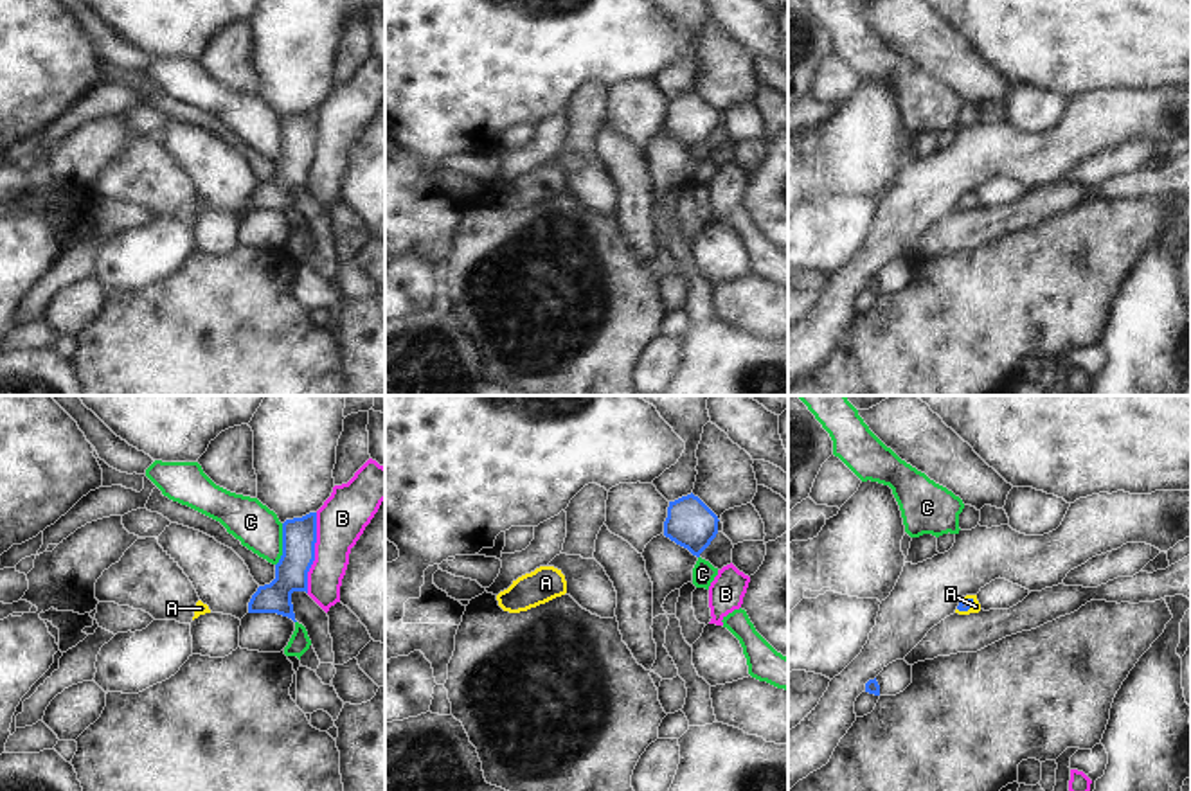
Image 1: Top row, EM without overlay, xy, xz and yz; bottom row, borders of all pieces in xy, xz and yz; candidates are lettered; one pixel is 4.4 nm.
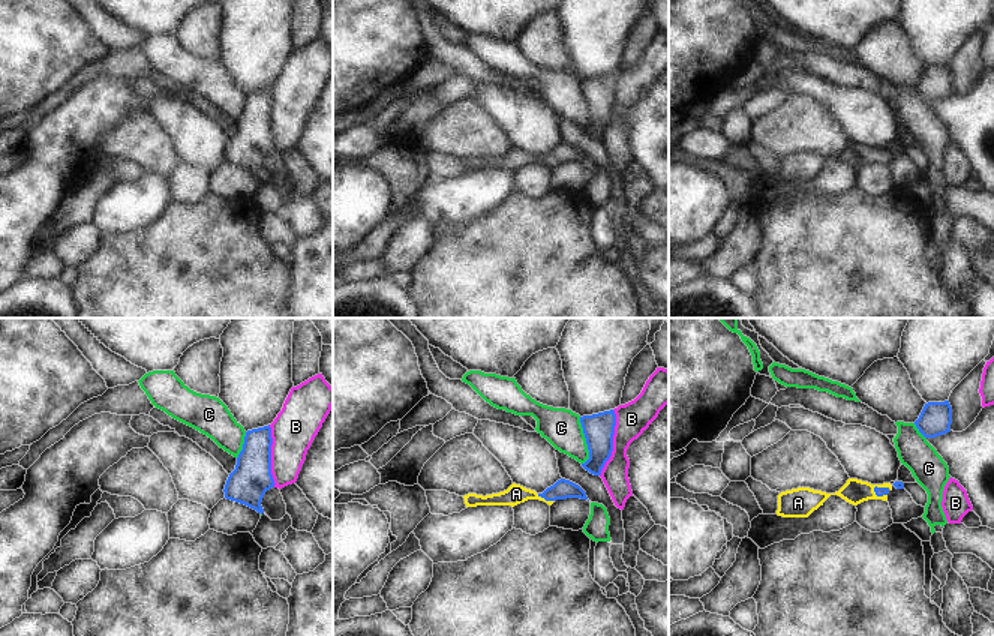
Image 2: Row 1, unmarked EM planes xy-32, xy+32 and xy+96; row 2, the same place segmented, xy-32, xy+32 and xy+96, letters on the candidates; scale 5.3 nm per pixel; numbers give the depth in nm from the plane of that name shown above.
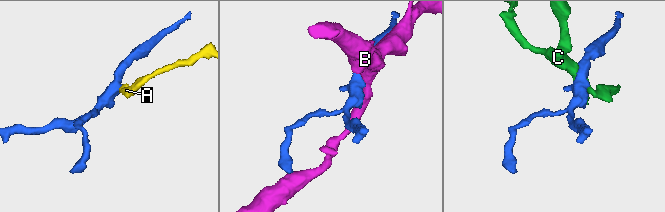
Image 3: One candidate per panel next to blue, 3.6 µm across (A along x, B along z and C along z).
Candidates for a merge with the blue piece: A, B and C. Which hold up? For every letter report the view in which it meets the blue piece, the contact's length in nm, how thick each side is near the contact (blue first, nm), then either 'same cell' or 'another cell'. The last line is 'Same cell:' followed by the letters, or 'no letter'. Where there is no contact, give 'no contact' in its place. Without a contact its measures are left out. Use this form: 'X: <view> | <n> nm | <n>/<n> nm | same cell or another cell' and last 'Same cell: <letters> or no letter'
A: yz | 90 nm | 50/50 nm | same cell
B: xy | 360 nm | 160/220 nm | another cell
C: xy | 190 nm | 160/200 nm | another cell
Same cell: A

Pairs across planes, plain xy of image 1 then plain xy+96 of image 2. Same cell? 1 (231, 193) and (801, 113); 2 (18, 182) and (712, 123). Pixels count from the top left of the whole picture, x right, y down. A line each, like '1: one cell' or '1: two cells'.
1: two cells
2: two cells

